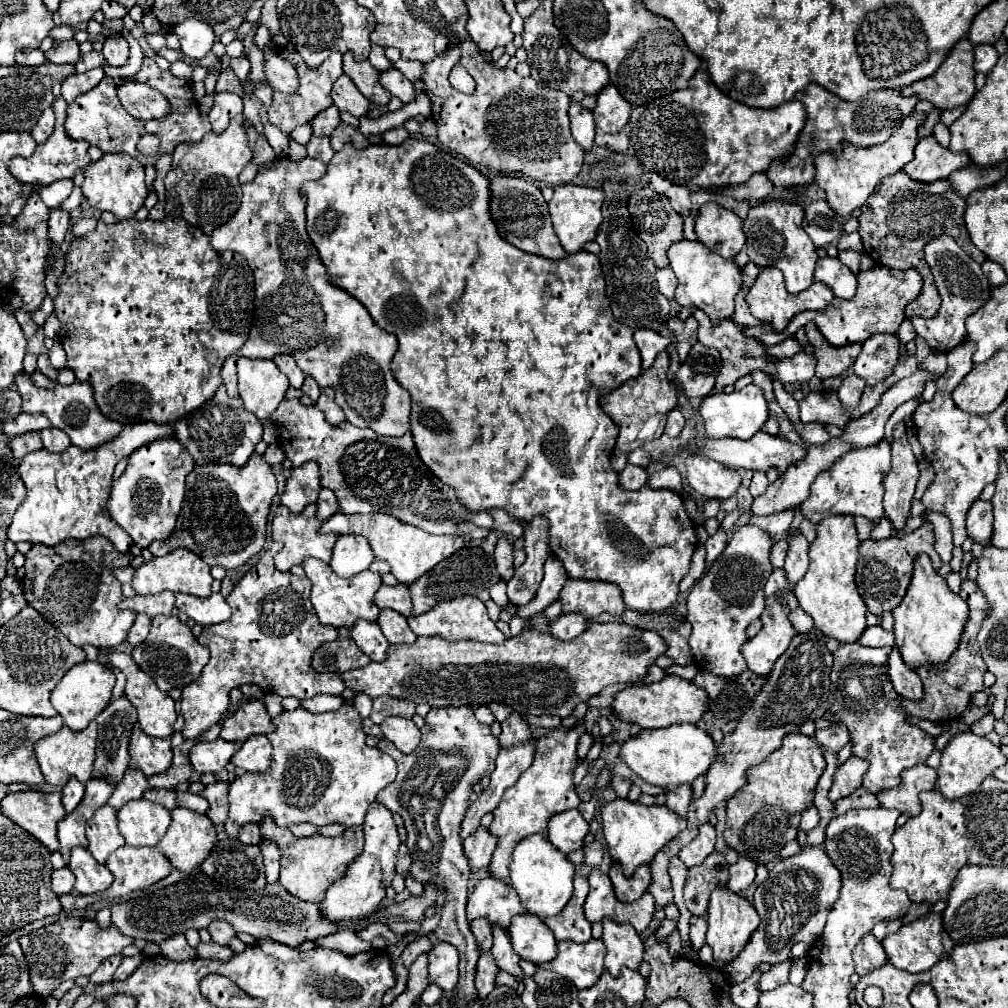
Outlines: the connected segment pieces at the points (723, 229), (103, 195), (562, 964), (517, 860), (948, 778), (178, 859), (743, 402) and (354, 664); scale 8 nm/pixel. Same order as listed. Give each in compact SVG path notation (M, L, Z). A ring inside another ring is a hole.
M706 203L698 209L694 231L700 243L724 259L732 259L746 243L742 219L718 203Z
M104 153L96 163L90 163L84 169L82 193L94 209L112 211L118 219L130 219L148 197L148 189L144 185L144 167L140 165L140 161L132 161L132 157L128 155Z
M590 939L586 943L558 941L558 955L540 967L560 973L578 989L588 989L604 971L604 953L602 939Z
M530 835L528 839L520 841L514 849L512 863L510 863L510 881L516 889L522 905L538 917L552 917L560 913L560 909L572 897L572 877L574 865L562 855L546 837Z
M970 731L966 733L958 733L954 735L948 745L942 751L942 759L938 765L938 781L936 781L936 789L948 797L948 799L960 799L968 793L974 793L980 783L994 773L994 769L1002 767L1006 763L1004 753L1000 751L1000 745L994 745L992 741L988 741L986 737L974 735Z
M178 807L172 811L172 823L160 841L162 853L178 871L192 871L200 865L216 843L212 821L192 809Z
M754 383L732 393L712 393L702 399L698 413L704 419L704 429L708 437L738 437L748 439L758 433L768 419L768 405L762 395L762 389Z
M340 637L322 645L312 659L318 673L346 673L350 669L362 669L370 663L370 657L364 655L350 637Z

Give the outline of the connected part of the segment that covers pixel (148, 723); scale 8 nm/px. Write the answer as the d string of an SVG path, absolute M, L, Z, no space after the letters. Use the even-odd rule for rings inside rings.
M110 653L108 657L110 665L120 669L124 675L126 675L126 697L132 701L132 705L136 707L138 711L138 723L142 727L142 731L146 735L152 735L152 737L160 737L160 739L166 739L174 733L174 723L176 723L176 711L174 711L174 701L172 697L166 693L166 691L160 691L156 687L156 683L152 681L152 677L148 677L134 661L130 655L126 653Z

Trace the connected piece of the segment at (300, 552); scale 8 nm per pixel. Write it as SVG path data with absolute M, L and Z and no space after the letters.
M284 505L276 507L276 515L272 517L272 539L284 543L284 547L274 557L278 571L290 571L292 565L300 565L308 557L330 563L332 545L336 543L336 535L334 533L328 533L328 535L320 533L320 525L322 525L322 519L316 517L316 505L308 505L302 513L292 513Z

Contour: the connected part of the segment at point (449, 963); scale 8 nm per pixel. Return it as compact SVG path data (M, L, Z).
M448 943L434 945L428 953L430 981L444 991L454 991L458 983L458 953Z

